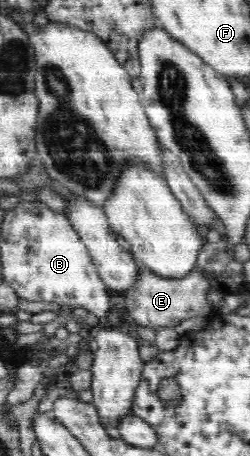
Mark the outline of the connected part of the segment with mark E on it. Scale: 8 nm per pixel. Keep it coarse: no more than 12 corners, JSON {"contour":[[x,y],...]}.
{"contour":[[140,265],[123,295],[126,318],[174,328],[208,317],[212,284],[200,267],[160,277]]}

